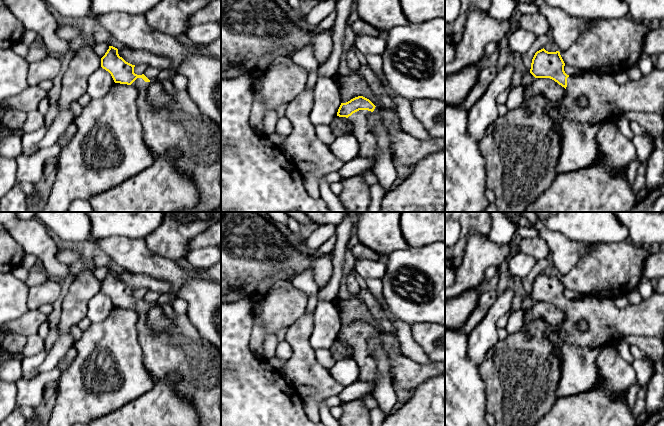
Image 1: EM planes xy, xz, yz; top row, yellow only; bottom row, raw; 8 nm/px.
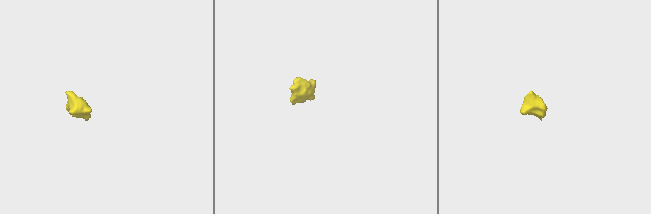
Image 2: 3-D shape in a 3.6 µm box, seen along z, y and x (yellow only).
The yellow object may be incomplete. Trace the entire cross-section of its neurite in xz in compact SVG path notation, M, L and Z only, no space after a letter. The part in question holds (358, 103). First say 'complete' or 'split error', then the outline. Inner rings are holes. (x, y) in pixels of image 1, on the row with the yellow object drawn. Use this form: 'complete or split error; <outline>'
split error; M358 96L346 103L341 103L337 116L346 117L353 124L353 135L359 143L358 157L372 159L376 164L379 144L369 123L375 107L369 99Z

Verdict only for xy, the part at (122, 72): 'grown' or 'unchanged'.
grown

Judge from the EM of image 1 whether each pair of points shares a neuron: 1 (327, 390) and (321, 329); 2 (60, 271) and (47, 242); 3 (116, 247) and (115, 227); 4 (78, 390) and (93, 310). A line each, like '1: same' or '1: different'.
1: different
2: same
3: different
4: different

